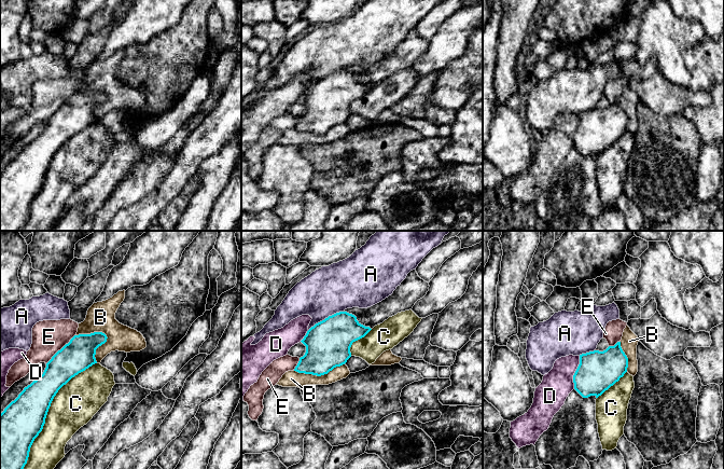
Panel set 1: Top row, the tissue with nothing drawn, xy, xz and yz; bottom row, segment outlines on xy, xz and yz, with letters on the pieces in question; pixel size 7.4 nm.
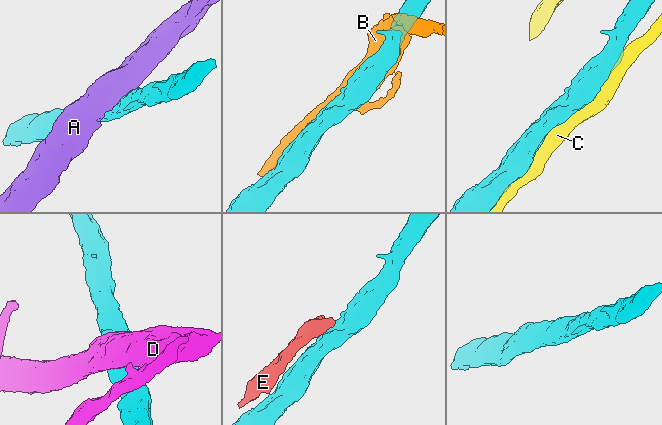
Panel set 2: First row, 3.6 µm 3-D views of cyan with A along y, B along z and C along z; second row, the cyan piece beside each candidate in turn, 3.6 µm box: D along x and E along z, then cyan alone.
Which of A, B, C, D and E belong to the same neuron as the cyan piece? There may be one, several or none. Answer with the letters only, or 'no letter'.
no letter

